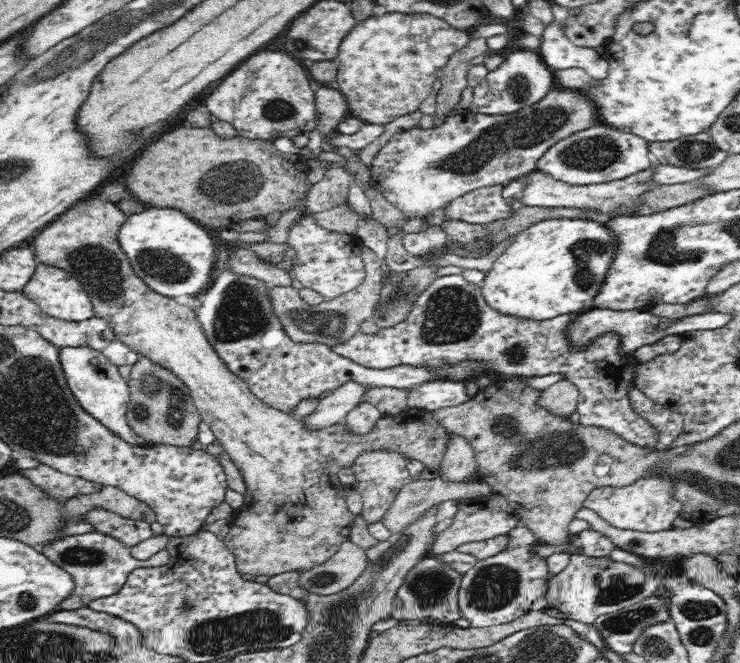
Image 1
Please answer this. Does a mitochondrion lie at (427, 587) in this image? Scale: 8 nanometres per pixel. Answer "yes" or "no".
yes

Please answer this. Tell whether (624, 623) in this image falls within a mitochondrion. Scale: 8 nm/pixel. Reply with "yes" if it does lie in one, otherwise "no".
yes

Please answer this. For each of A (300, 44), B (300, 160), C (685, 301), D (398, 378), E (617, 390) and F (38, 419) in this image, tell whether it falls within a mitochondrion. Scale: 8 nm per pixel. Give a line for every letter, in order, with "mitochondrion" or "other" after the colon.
A: mitochondrion
B: other
C: other
D: other
E: other
F: mitochondrion

